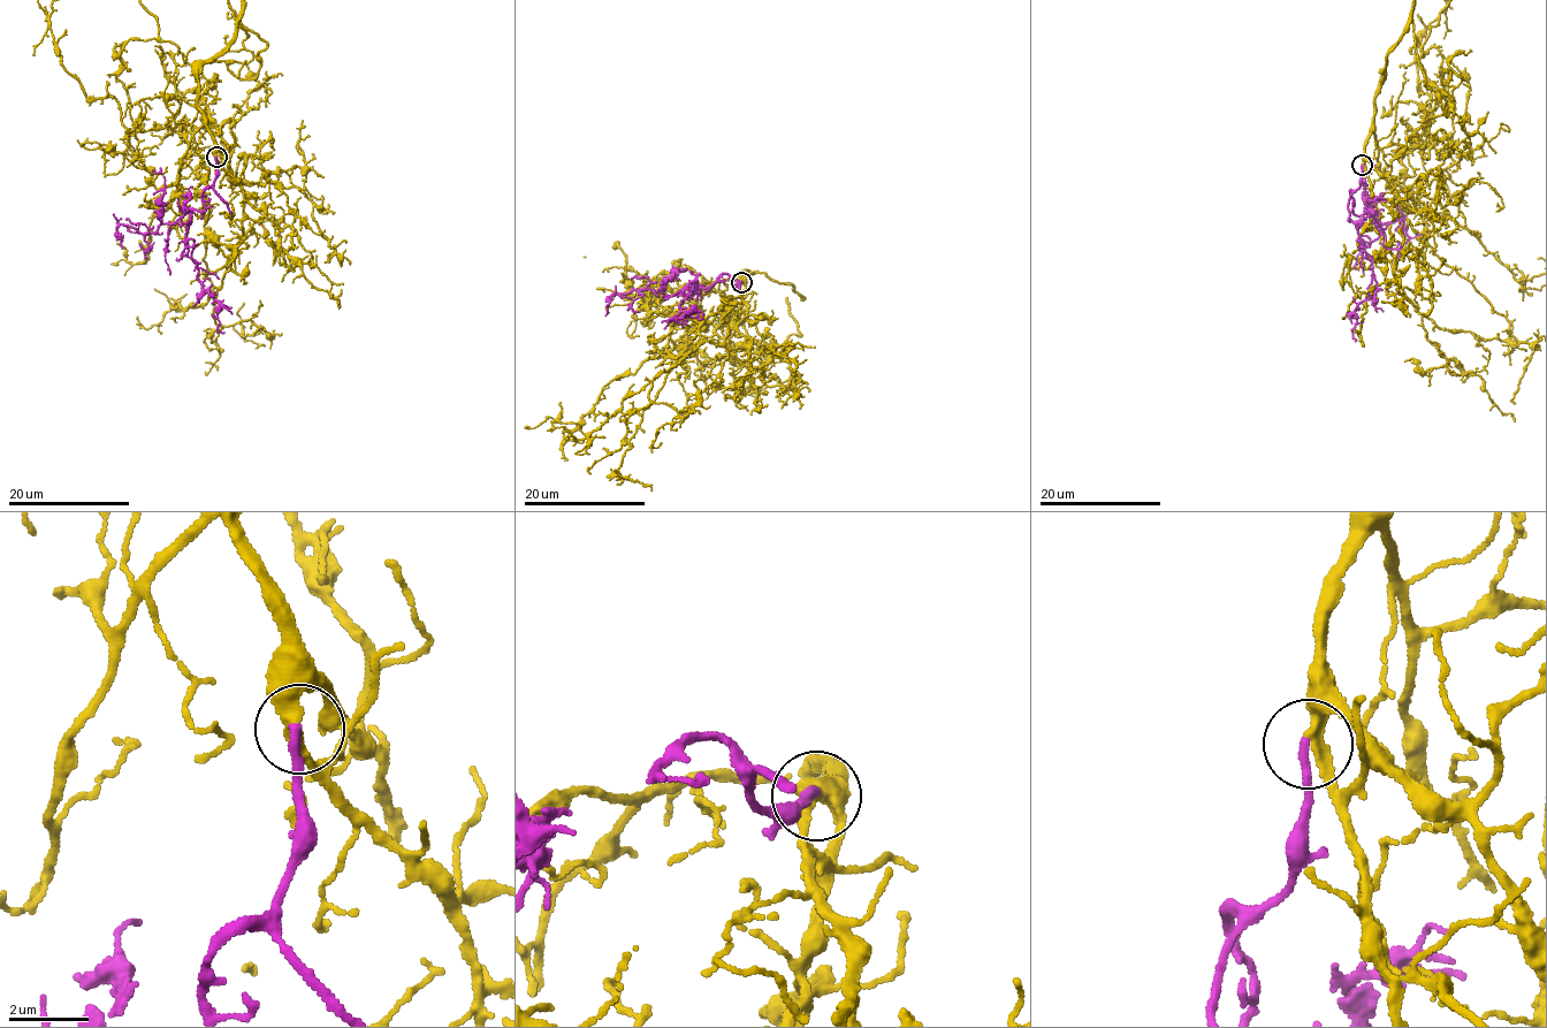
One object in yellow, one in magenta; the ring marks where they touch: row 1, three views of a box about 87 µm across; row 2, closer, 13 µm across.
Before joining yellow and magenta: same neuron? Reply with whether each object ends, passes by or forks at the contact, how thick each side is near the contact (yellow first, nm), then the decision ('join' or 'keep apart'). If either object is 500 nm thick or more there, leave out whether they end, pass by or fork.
yellow passes by; magenta ends there; 320 nm thick on the yellow side, 240 nm on the other; join

